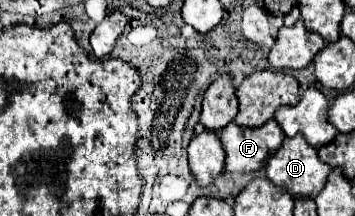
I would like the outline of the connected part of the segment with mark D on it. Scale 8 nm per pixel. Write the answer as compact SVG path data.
M298 133L294 137L286 137L282 141L282 145L278 147L278 151L266 163L266 175L268 175L268 179L272 183L284 187L286 191L290 189L290 193L294 197L312 197L314 199L322 191L322 187L324 187L326 177L328 177L330 171L332 171L332 167L326 165L326 163L322 163L318 159L316 149L304 141L302 133Z

